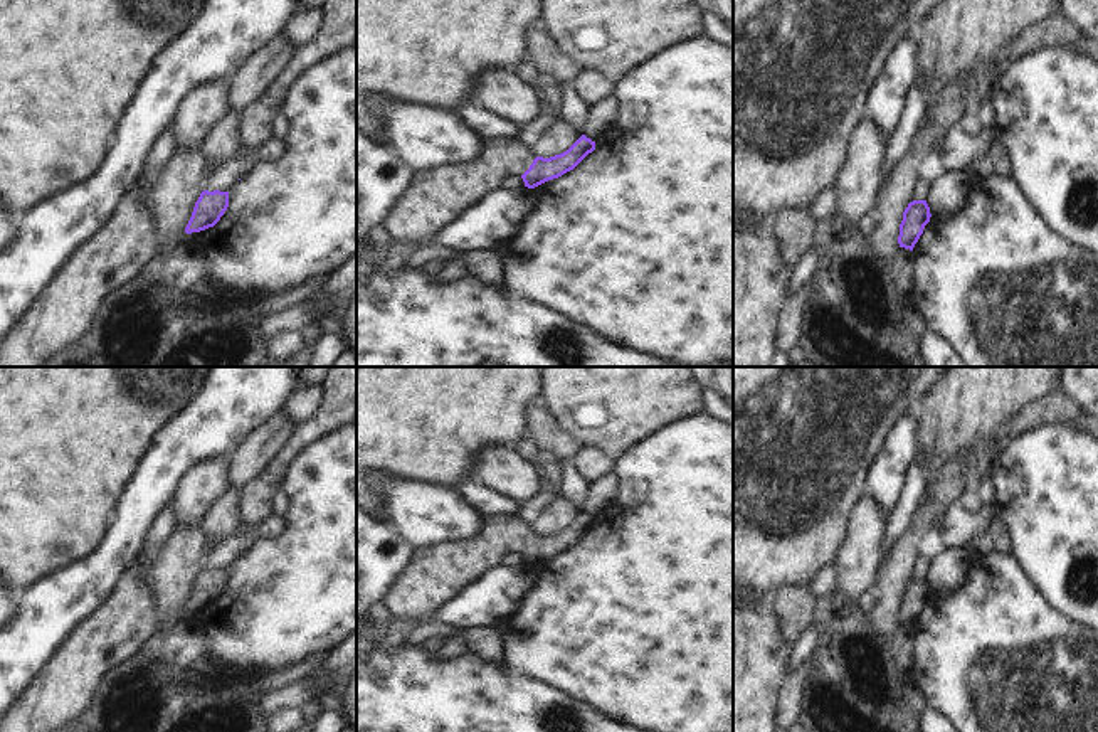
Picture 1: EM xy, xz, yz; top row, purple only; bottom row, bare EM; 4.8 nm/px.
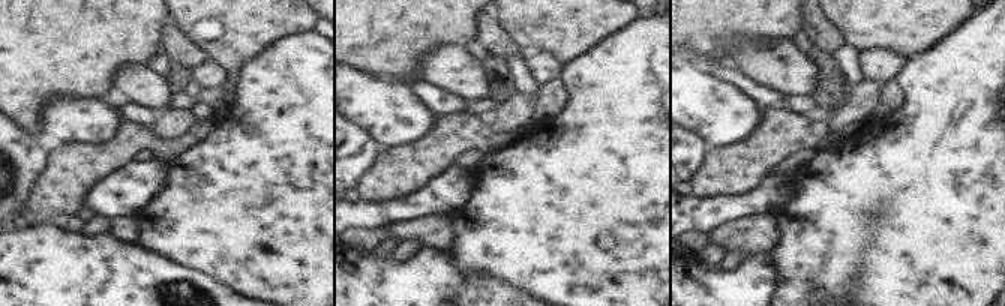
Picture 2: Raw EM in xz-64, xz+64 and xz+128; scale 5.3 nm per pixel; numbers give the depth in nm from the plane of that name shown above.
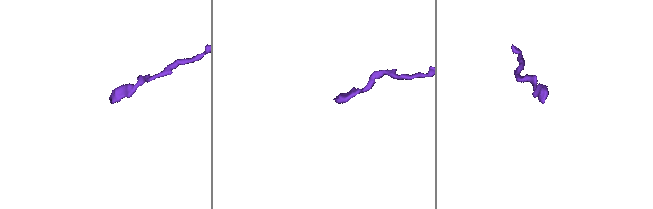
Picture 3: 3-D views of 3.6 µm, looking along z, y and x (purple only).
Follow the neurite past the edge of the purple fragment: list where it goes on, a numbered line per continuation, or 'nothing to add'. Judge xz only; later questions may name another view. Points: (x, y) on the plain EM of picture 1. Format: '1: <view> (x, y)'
1: xz (436, 576)

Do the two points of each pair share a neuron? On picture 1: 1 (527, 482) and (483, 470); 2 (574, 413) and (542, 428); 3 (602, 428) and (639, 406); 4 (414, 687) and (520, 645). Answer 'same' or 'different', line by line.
1: same
2: different
3: same
4: different

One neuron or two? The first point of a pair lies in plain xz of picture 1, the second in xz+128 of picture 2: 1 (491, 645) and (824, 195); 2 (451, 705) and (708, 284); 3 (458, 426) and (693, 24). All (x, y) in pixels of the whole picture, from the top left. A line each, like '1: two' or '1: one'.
1: two
2: one
3: one

